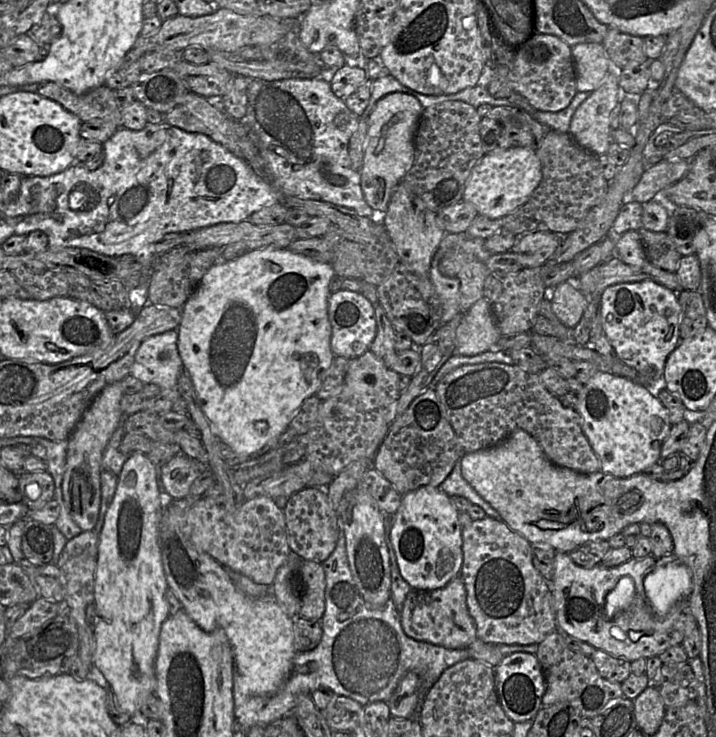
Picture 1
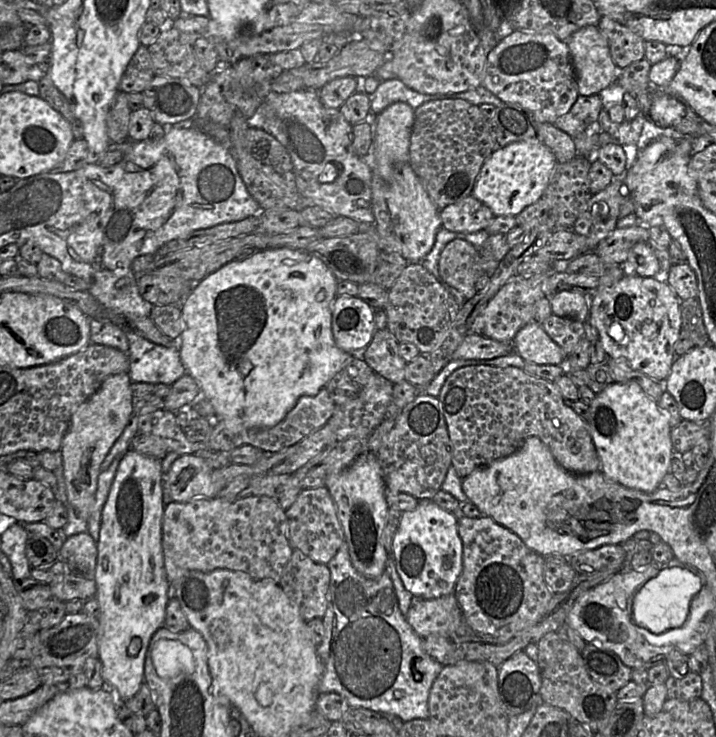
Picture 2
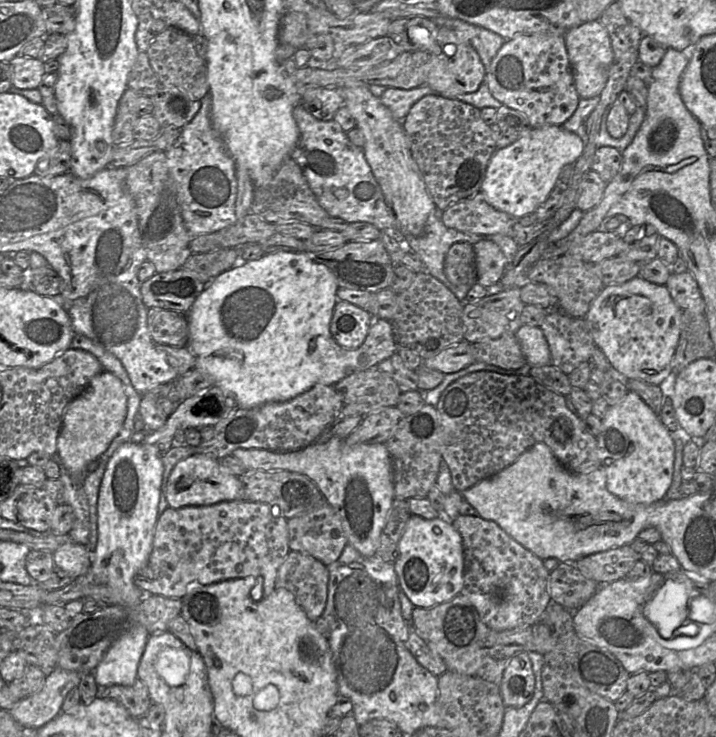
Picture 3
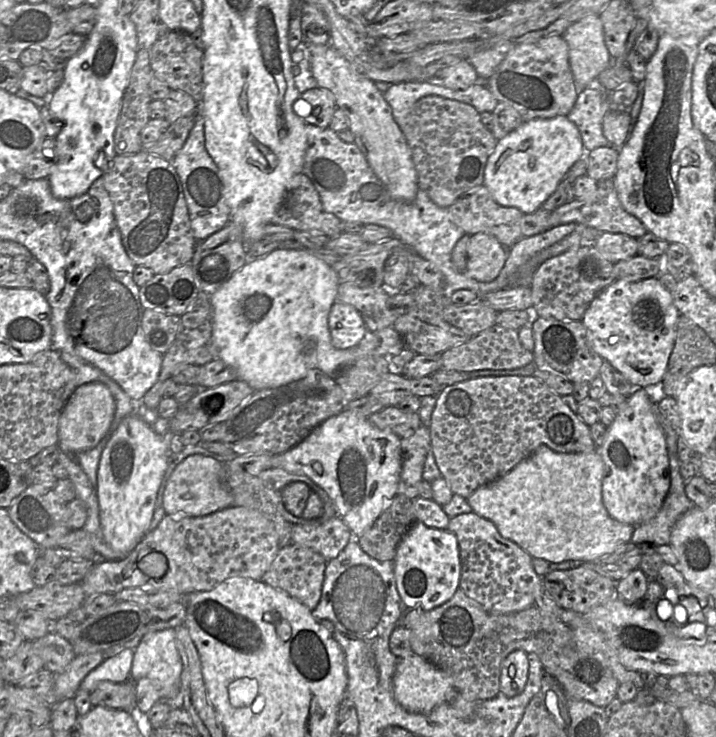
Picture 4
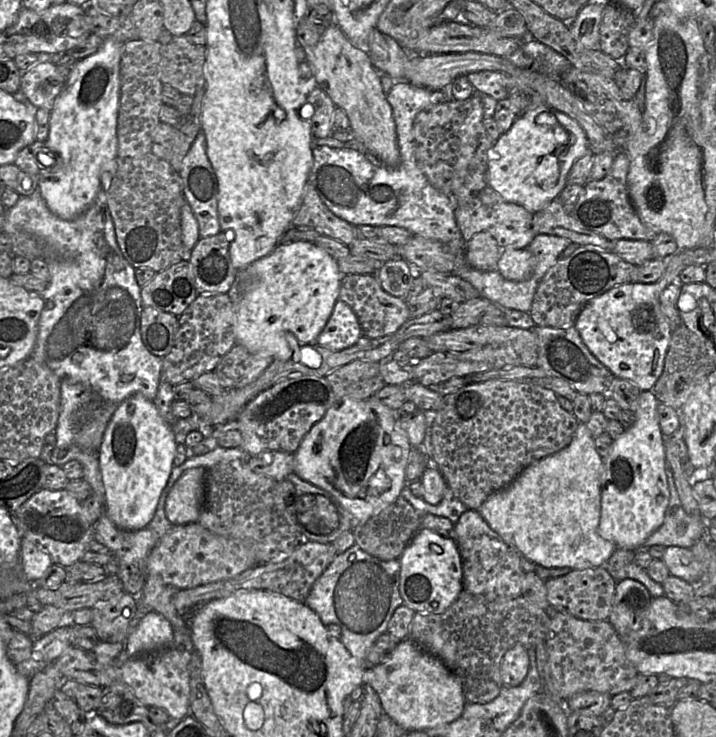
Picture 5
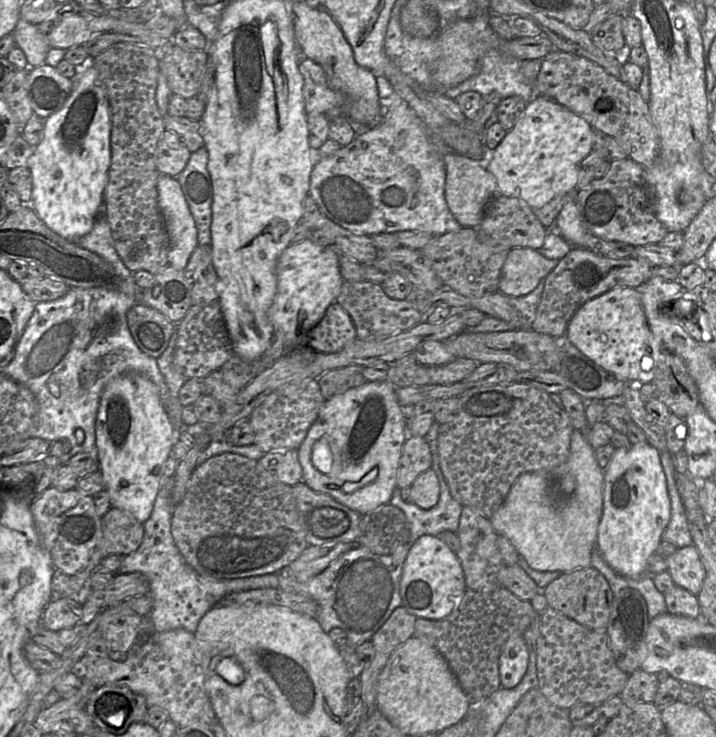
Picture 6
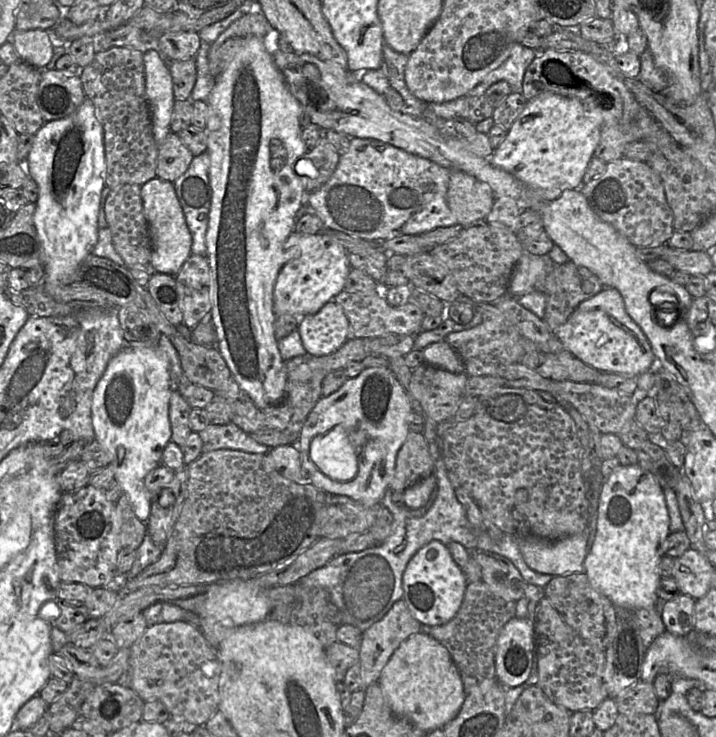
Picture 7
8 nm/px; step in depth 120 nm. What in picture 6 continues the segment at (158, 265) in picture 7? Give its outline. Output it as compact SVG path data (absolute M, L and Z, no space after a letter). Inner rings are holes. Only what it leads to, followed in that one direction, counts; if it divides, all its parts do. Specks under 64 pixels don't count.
M160 174L158 205L169 237L168 263L184 270L198 245L197 227L176 177Z

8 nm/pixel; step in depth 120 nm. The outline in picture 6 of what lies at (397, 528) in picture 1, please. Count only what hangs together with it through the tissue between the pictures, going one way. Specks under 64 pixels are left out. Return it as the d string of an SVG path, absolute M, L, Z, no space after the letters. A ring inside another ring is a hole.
M420 536L408 551L400 579L405 609L417 618L443 619L458 606L465 591L465 576L457 554L438 536Z

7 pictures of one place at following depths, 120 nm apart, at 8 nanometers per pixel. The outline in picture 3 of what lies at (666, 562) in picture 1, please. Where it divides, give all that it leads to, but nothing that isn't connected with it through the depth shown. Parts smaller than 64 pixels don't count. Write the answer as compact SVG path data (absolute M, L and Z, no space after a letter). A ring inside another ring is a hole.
M666 580L645 604L643 614L654 625L661 637L670 639L674 631L686 621L689 601L689 589L685 583Z

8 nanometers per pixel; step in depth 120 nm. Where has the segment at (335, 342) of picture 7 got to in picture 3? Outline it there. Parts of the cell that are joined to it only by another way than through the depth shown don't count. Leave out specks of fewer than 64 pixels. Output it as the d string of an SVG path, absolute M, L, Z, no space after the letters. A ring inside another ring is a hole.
M338 300L330 322L330 333L342 348L359 348L368 334L374 317L362 308Z

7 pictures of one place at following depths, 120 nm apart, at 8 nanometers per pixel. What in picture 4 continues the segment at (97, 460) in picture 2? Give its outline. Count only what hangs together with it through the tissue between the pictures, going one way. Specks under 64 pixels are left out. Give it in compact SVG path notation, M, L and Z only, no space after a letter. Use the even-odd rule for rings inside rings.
M101 382L80 385L67 401L59 420L58 447L67 454L94 448L109 430L115 415L115 400Z

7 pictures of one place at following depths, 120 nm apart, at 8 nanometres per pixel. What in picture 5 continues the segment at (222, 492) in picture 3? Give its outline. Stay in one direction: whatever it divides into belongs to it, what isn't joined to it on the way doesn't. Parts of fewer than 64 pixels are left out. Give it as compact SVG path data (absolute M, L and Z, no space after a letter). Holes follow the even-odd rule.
M207 469L186 470L174 483L165 501L165 515L173 525L197 522L204 503Z

